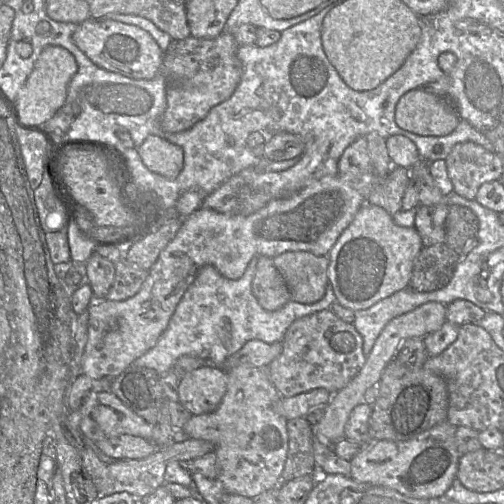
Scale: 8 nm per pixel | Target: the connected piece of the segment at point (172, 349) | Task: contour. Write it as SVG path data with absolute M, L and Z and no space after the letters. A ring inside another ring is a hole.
M254 257L242 277L237 280L224 277L211 264L202 267L178 303L157 343L131 365L151 368L161 375L170 371L178 358L191 356L221 367L228 357L239 351L249 340L260 340L269 344L282 342L287 329L294 321L330 309L336 302L333 289L328 283L325 295L315 303L302 304L290 300L279 310L265 310L252 293L257 262L258 257Z

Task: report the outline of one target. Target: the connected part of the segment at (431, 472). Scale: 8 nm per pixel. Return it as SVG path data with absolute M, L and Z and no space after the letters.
M442 422L404 441L371 442L363 452L350 460L350 478L395 490L411 498L441 498L457 478L460 454L455 443L458 426Z

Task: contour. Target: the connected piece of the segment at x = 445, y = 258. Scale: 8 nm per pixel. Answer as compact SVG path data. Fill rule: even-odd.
M445 243L423 246L412 269L407 288L413 292L432 292L451 280L461 256Z

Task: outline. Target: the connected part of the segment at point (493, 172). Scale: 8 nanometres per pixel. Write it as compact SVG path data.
M474 142L456 144L445 159L453 190L473 200L482 184L499 180L503 173L501 158Z

